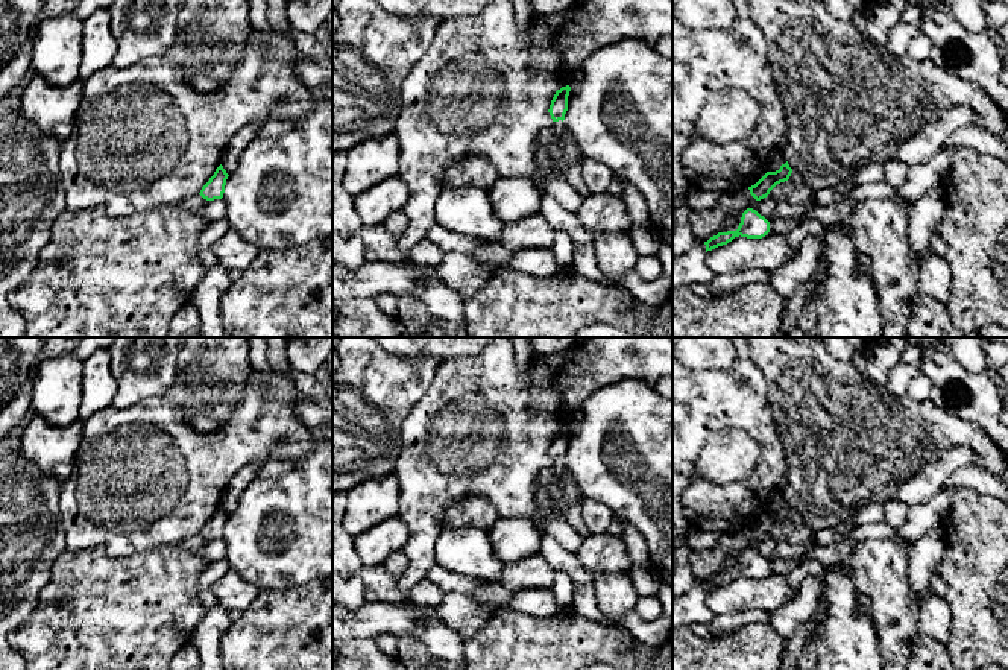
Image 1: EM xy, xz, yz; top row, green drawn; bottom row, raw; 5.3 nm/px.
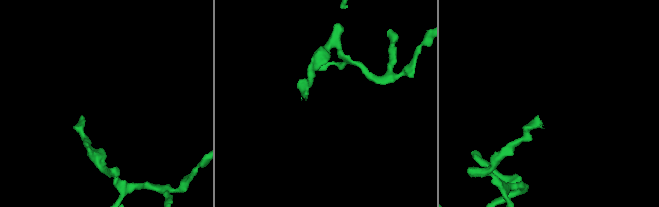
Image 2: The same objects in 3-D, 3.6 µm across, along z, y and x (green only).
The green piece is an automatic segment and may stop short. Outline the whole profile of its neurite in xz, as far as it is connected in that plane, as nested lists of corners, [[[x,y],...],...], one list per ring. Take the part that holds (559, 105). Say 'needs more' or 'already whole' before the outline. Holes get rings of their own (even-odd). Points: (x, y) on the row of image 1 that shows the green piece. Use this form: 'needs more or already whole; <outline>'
needs more; [[[569,85],[556,91],[548,109],[553,123],[537,135],[534,170],[528,178],[540,191],[548,175],[566,173],[572,164],[583,160],[578,144],[565,125],[569,91]]]

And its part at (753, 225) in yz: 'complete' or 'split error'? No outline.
complete

